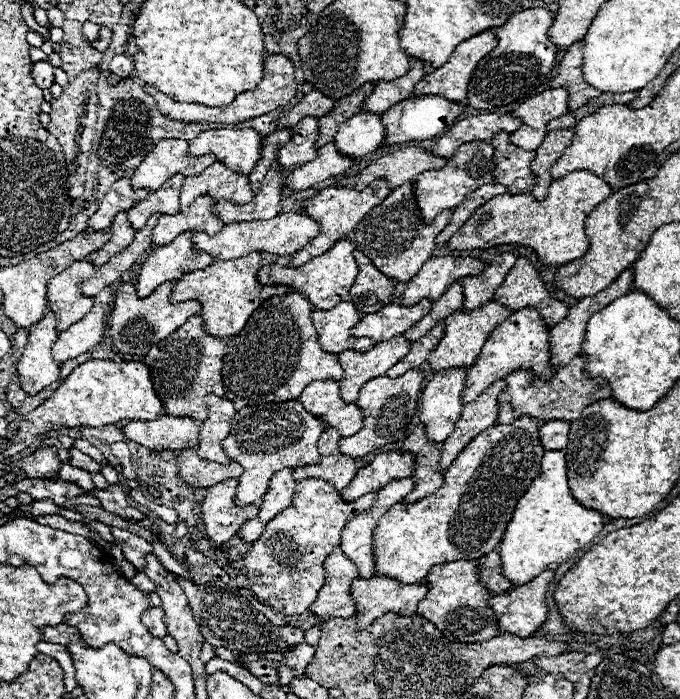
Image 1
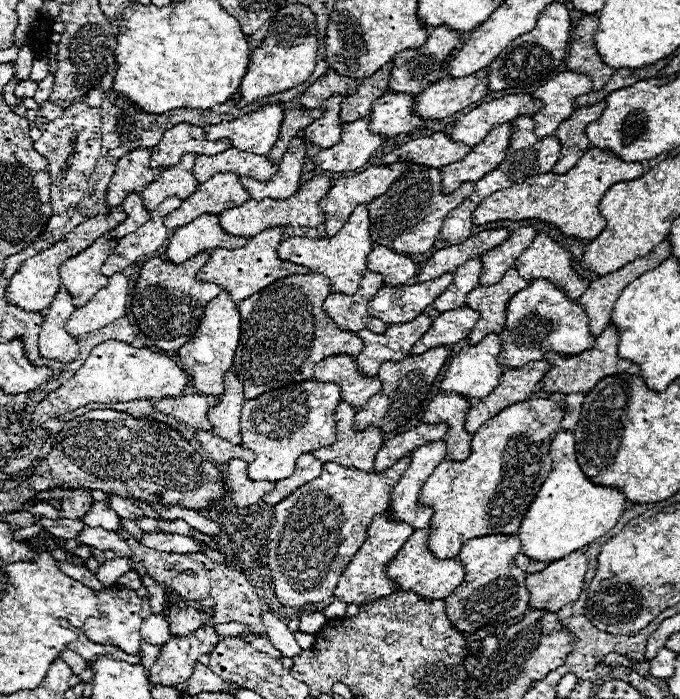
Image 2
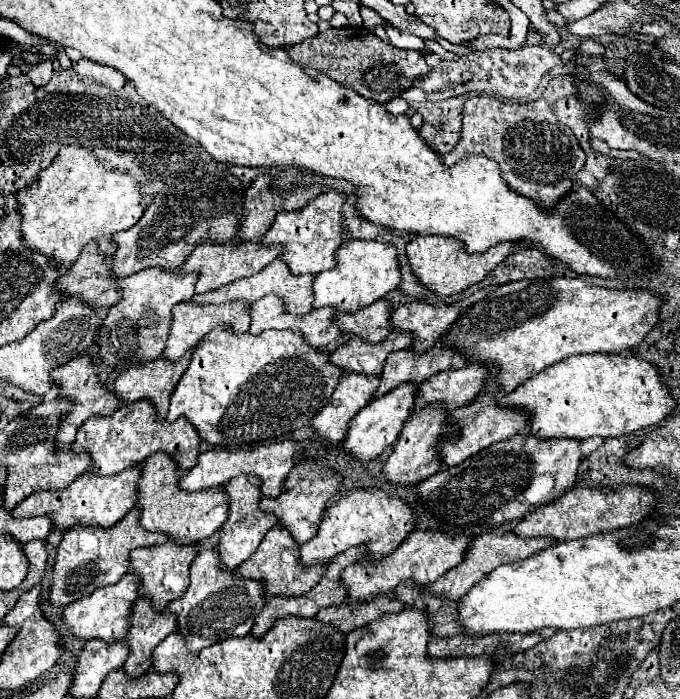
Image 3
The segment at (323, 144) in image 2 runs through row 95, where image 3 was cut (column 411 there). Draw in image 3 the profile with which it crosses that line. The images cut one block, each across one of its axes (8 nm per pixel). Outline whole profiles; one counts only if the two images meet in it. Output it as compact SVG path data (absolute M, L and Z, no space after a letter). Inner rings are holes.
M394 334L382 340L380 344L364 344L364 340L352 338L340 348L336 348L330 354L330 364L340 366L344 372L354 372L354 374L364 374L364 376L378 376L384 368L386 356L396 350L404 350L410 346L412 336L410 334Z

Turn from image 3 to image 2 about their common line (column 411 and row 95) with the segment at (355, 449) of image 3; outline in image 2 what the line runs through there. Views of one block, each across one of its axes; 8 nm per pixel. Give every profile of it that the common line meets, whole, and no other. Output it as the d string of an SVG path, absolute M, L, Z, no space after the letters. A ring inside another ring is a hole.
M386 92L370 112L370 130L374 134L396 136L418 128L424 120L414 114L414 96L404 92Z

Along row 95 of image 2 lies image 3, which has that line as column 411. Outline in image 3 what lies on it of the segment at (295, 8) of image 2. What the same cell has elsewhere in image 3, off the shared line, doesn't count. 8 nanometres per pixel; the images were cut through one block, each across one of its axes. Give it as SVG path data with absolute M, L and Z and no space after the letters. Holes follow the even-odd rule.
M414 236L406 246L406 256L418 284L436 292L438 296L452 296L452 294L460 294L472 284L482 282L516 248L518 244L506 242L506 244L492 246L482 254L466 254L460 248L458 240L452 240L446 236Z

